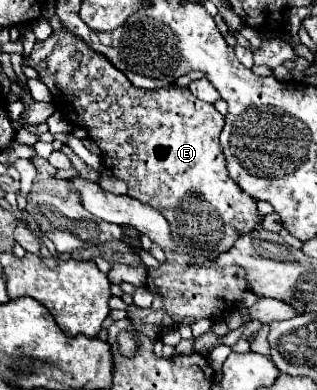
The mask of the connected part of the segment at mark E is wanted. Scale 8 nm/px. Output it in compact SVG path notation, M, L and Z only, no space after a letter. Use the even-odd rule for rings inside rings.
M62 27L60 31L52 31L52 35L44 41L36 41L28 65L38 71L40 81L52 93L52 99L60 113L64 107L64 119L84 127L88 131L88 137L102 149L104 167L108 167L118 179L124 179L128 183L128 195L152 205L170 223L176 241L176 251L166 253L166 263L162 263L158 269L148 271L146 289L152 291L154 303L150 309L140 309L136 305L128 307L136 329L140 333L146 333L152 341L156 341L162 329L166 327L174 327L180 323L192 325L200 317L212 317L222 313L224 301L220 301L214 295L240 295L246 289L246 275L238 267L222 269L194 265L188 261L214 259L218 253L222 253L222 249L230 249L242 233L256 229L262 221L262 217L256 211L256 201L242 193L242 189L238 189L238 185L230 179L226 171L226 159L218 141L218 135L224 127L224 117L214 109L214 105L198 101L184 87L166 85L154 91L134 89L134 85L130 85L122 71L118 71L104 55L94 53L86 43L80 41L80 37L70 33L66 27ZM40 61L46 61L48 67L40 69Z

